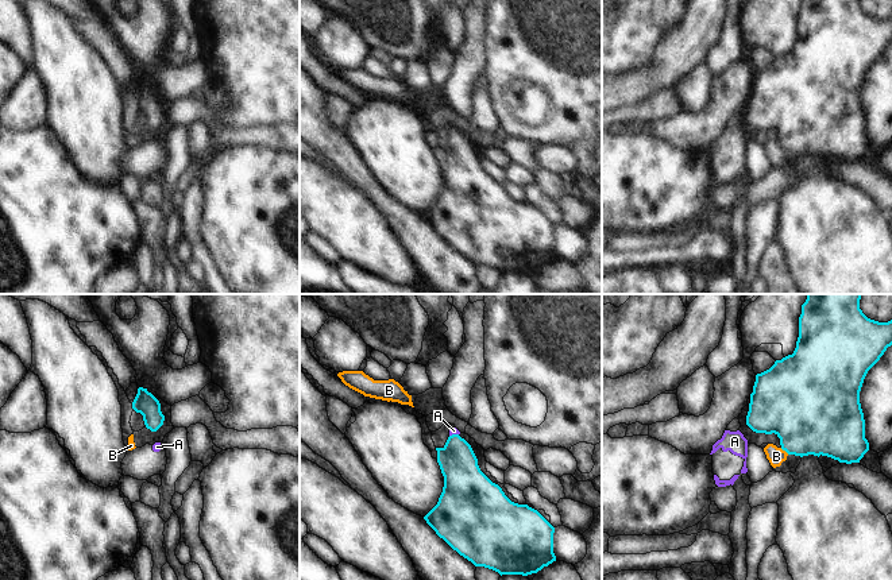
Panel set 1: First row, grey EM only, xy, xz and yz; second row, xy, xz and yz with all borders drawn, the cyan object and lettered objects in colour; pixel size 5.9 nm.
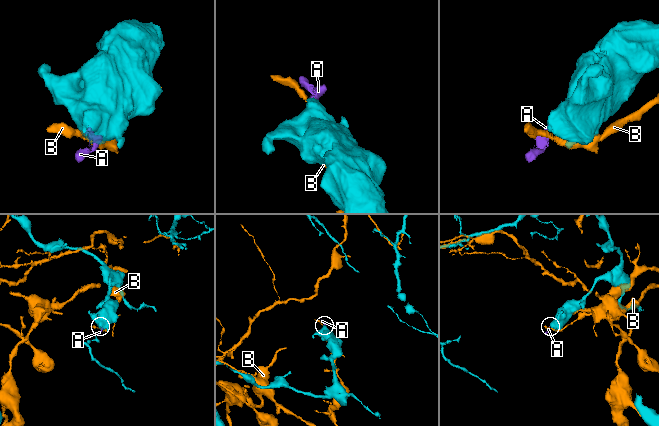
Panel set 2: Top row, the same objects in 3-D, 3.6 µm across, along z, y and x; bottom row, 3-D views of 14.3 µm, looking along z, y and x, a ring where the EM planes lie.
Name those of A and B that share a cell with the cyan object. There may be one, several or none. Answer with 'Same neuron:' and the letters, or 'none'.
Same neuron: A

